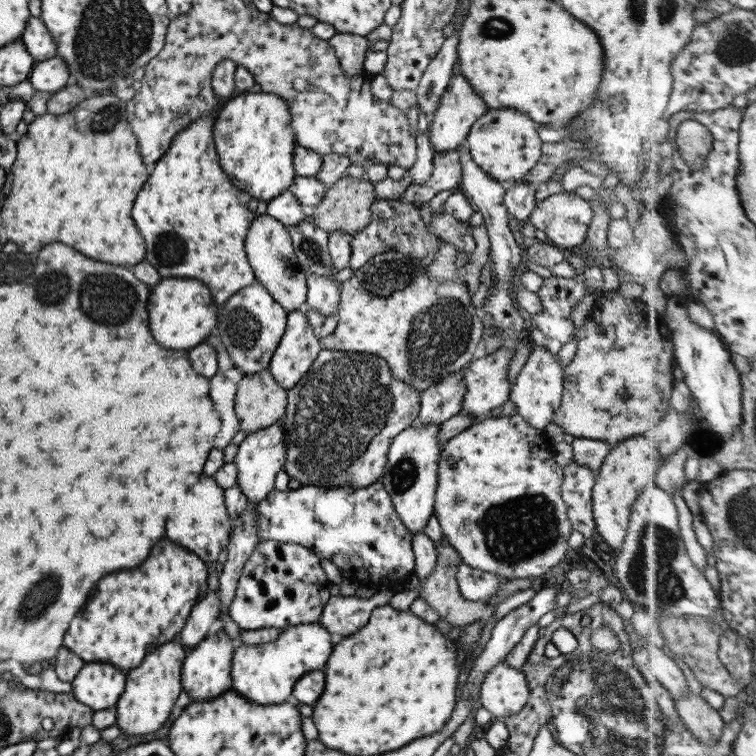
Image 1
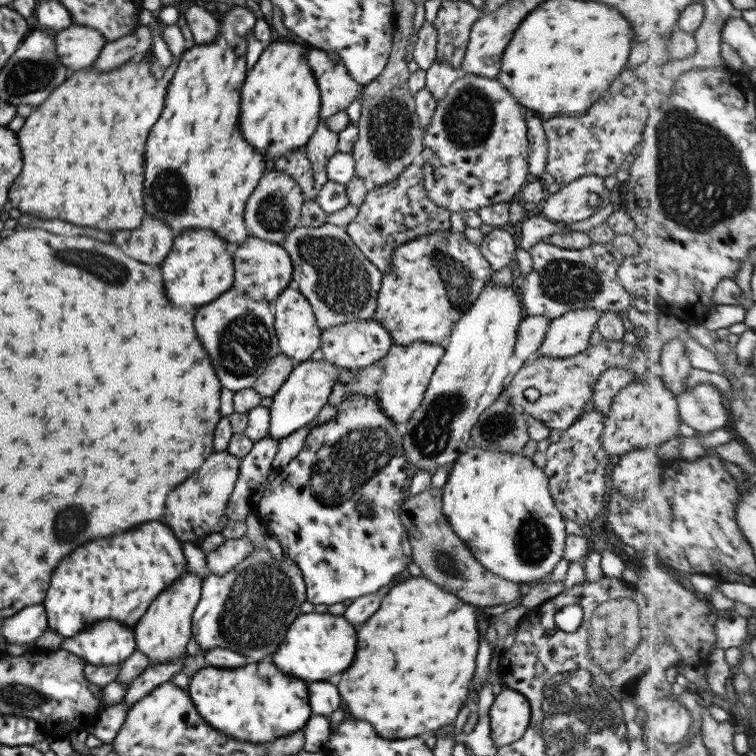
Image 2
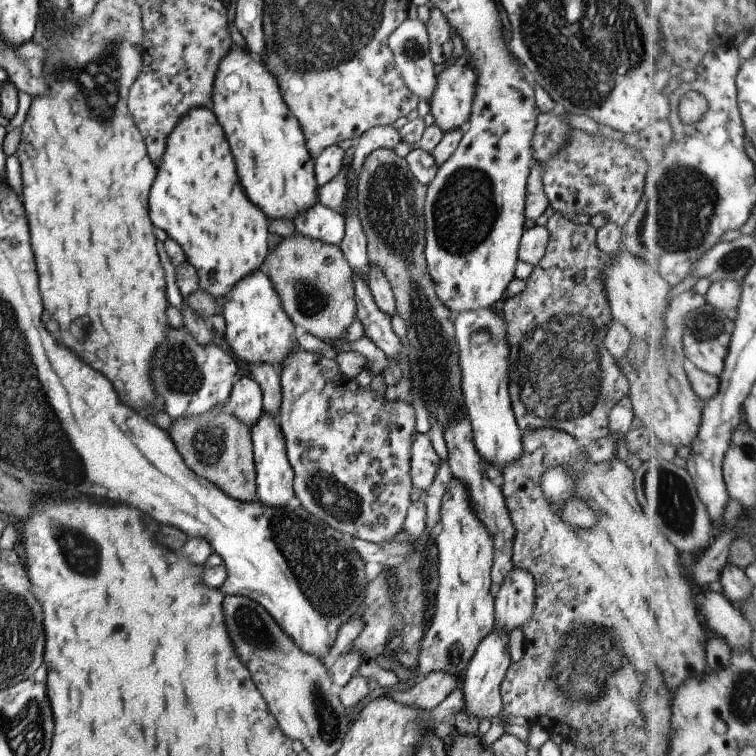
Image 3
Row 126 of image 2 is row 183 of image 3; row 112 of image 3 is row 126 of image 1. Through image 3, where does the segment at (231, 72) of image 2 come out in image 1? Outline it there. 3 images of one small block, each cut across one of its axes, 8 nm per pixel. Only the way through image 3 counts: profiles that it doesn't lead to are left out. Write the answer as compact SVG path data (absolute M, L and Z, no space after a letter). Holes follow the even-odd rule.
M216 114L201 116L175 134L171 146L155 162L147 180L137 192L132 204L131 220L145 243L144 260L155 268L161 278L179 276L200 280L209 289L213 304L219 307L232 294L255 281L244 251L244 238L249 224L258 214L255 213L257 201L239 190L219 166L211 134L215 118Z

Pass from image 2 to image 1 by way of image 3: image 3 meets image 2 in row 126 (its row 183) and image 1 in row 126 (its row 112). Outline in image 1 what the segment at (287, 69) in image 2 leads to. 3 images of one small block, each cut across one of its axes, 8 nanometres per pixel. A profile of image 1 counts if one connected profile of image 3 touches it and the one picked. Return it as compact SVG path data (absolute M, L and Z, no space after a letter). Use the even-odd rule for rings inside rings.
M235 93L223 101L211 130L219 166L229 180L257 202L287 191L295 177L291 164L296 140L289 124L287 104L273 94Z

